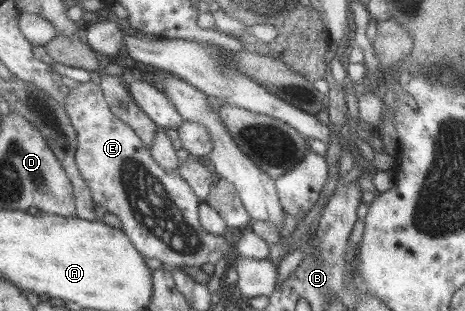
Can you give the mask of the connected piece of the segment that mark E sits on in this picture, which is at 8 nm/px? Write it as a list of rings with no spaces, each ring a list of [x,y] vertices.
[[[87,81],[84,83],[78,83],[78,87],[71,89],[69,95],[66,97],[64,102],[66,113],[70,117],[72,126],[76,129],[77,132],[77,151],[75,152],[75,161],[78,165],[79,171],[83,176],[83,179],[86,181],[86,184],[91,190],[91,195],[93,201],[100,206],[105,206],[107,212],[112,212],[116,214],[122,222],[122,230],[124,234],[128,236],[130,242],[136,247],[138,252],[141,252],[142,255],[156,258],[160,260],[163,266],[170,270],[176,269],[178,266],[202,266],[209,262],[210,264],[215,265],[218,260],[225,260],[222,256],[226,256],[226,262],[230,265],[233,263],[234,258],[238,257],[236,253],[236,248],[226,241],[223,235],[220,234],[210,234],[207,230],[204,230],[204,227],[199,221],[199,211],[198,208],[201,205],[202,201],[196,196],[196,193],[192,190],[192,187],[180,176],[180,173],[177,170],[165,170],[160,164],[158,164],[151,155],[150,149],[146,148],[141,141],[141,138],[134,132],[133,128],[130,128],[128,124],[124,123],[122,120],[119,120],[111,111],[108,106],[107,100],[103,95],[102,87],[98,84],[95,84],[92,81]]]

